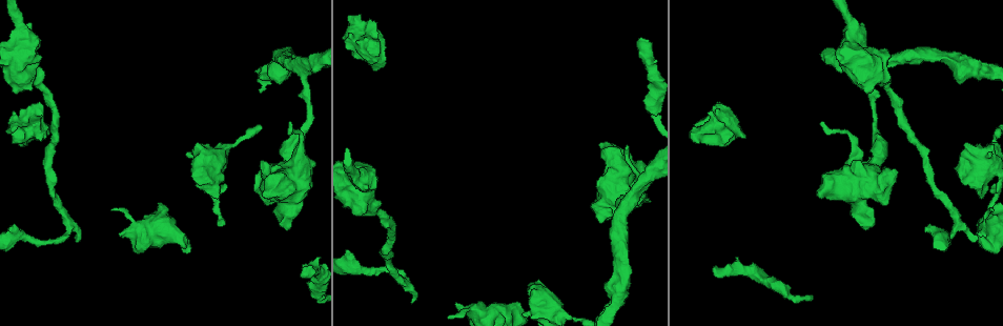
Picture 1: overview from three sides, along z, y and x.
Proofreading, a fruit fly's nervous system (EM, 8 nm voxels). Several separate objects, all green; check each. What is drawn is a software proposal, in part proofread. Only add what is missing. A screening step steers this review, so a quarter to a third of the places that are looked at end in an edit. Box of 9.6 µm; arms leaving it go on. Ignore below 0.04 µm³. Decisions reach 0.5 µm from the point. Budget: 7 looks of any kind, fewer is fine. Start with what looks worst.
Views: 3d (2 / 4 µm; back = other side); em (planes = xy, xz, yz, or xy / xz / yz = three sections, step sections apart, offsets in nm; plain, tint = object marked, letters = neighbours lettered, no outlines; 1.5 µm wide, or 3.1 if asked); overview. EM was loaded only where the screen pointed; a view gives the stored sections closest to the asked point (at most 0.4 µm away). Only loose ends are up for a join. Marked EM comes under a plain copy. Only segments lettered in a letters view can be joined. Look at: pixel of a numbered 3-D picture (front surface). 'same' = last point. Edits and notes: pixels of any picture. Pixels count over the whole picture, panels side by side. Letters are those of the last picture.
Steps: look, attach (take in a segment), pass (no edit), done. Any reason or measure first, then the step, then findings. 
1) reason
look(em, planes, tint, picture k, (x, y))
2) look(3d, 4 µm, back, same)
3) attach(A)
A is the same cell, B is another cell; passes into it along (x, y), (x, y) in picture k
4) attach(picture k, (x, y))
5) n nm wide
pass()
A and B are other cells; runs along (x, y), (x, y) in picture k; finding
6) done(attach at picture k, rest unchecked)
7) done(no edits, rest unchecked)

thick end
look(em, planes, letters, picture 1, (457, 303))

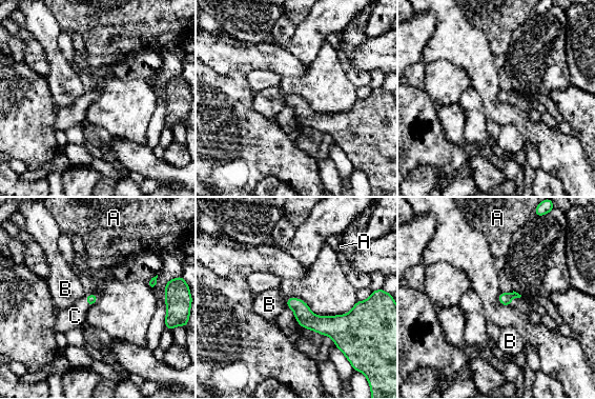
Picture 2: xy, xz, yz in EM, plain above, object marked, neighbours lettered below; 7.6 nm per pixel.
attach(C)
C is the same cell, A and B are other cells; passes into it along (90, 299), (86, 301), (75, 316) in picture 2; the cell continues

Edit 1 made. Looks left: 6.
free end
look(3d, 2 µm, picture 1, (640, 37))

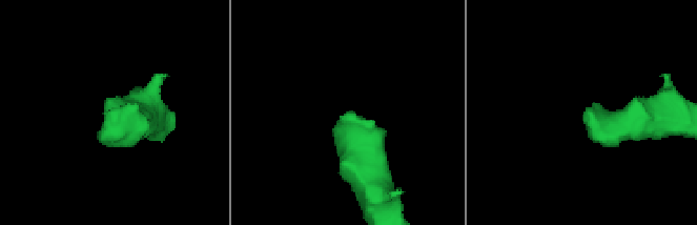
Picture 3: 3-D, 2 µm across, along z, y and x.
need the tissue
look(em, yz, step 4, tint, picture 3, (350, 115))

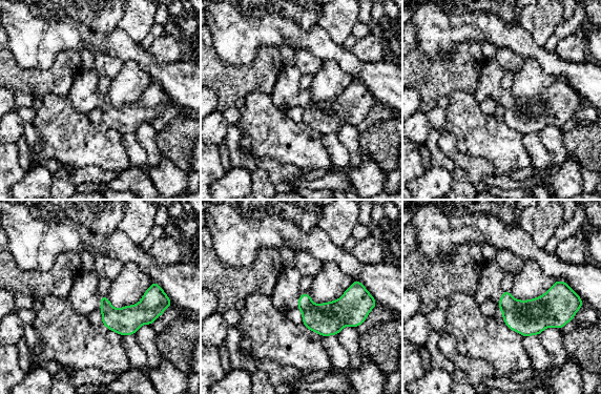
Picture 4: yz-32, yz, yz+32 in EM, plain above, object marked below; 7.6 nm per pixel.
look(em, yz, step 4, letters, same)

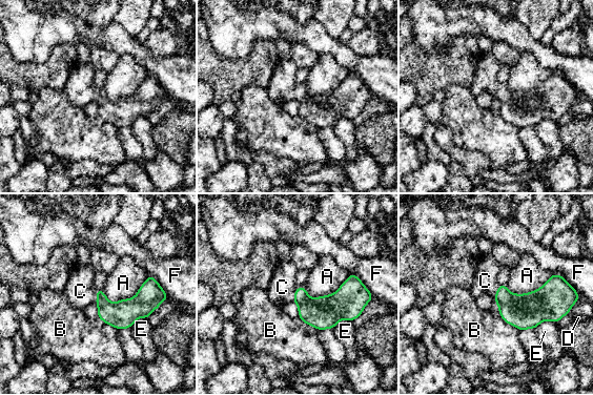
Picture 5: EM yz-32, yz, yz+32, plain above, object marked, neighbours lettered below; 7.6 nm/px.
attach(C)
C is the same cell, A, B, D, E and F are other cells; the cell continues

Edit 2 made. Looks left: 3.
look(overview)

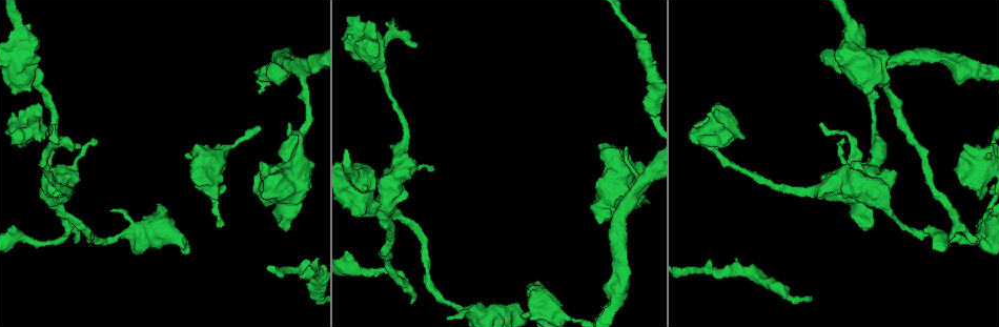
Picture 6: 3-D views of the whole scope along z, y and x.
an open end
look(em, yz, step 8, letters, picture 6, (819, 125))

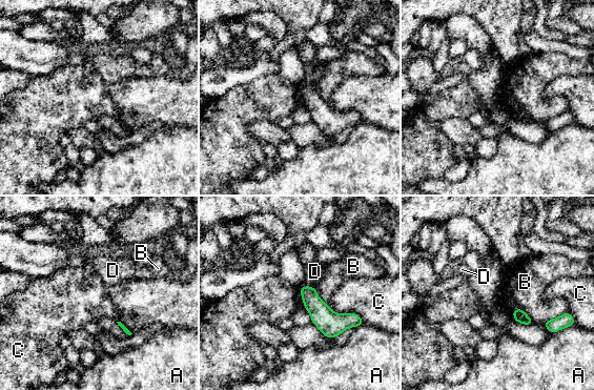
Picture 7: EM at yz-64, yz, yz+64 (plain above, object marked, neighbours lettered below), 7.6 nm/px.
look(em, planes, letters, same)

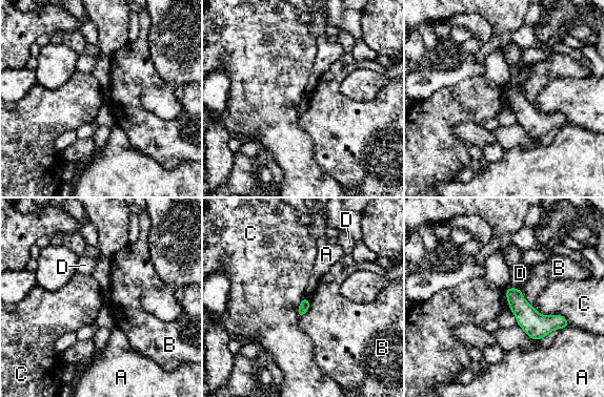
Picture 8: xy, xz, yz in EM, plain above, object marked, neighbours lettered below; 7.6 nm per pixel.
pass()
A, B, C and D are other cells; border along (537, 312), (562, 315), (569, 326) in picture 8; none of them fits

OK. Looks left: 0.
done(attach at picture 2, attach at picture 5, rest unchecked)

